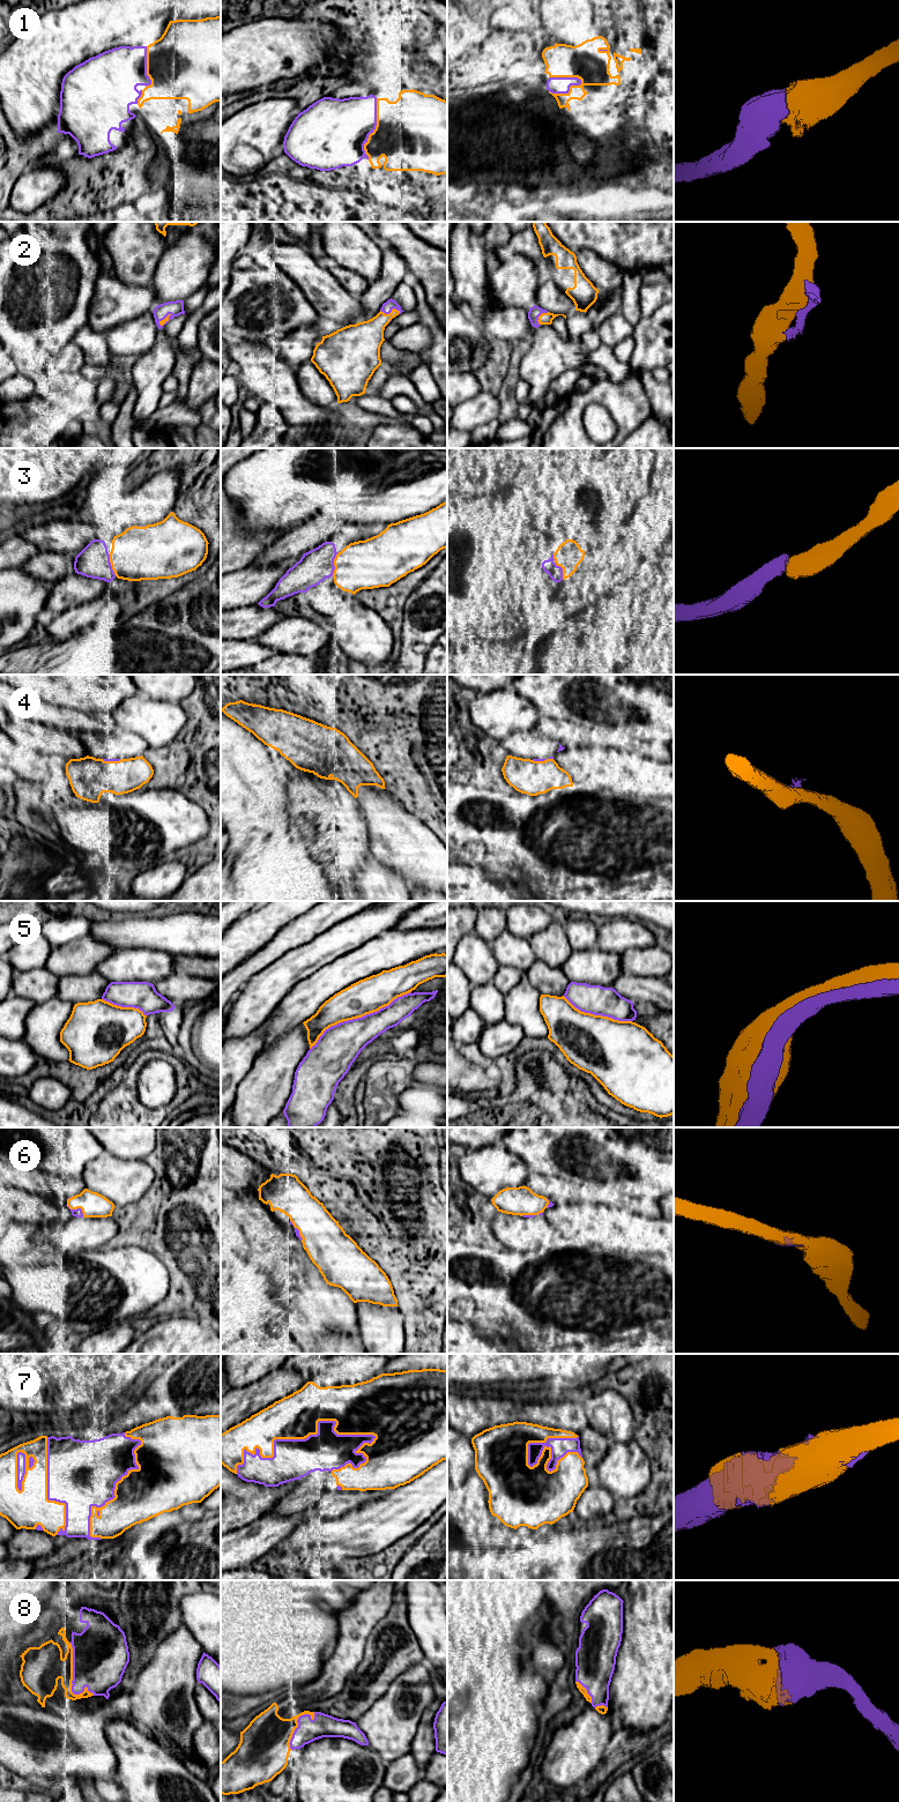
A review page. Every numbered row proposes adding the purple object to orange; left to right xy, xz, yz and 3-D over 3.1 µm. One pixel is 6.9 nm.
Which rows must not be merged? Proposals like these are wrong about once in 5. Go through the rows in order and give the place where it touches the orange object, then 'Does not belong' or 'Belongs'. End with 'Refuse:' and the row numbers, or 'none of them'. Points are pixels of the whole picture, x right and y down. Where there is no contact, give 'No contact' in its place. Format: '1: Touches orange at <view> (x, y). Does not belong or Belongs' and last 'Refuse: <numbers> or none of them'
1: Touches orange at yz (569, 91). Belongs
2: Touches orange at xz (392, 311). Belongs
3: Touches orange at xz (334, 565). Belongs
4: Touches orange at xy (111, 761). Belongs
5: Touches orange at xz (358, 1017). Does not belong
6: Touches orange at xy (77, 1207). Does not belong
7: Touches orange at xz (296, 1438). Belongs
8: Touches orange at xy (72, 1680). Belongs
Refuse: 5, 6

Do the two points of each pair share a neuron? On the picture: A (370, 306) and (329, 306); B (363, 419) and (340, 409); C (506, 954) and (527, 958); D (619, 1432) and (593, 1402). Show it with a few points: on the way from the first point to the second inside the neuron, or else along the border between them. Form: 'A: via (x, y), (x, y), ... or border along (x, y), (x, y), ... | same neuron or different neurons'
A: border along (358, 297), (364, 313), (348, 322), (341, 324) | different neurons
B: via (357, 419), (354, 419), (346, 411) | same neuron
C: via (511, 954), (519, 954), (522, 958) | same neuron
D: via (619, 1422), (619, 1416), (603, 1402) | same neuron

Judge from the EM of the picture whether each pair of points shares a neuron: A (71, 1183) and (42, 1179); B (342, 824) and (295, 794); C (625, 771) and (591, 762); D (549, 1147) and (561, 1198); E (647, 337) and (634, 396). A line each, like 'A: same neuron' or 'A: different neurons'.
A: same neuron
B: same neuron
C: same neuron
D: different neurons
E: different neurons

